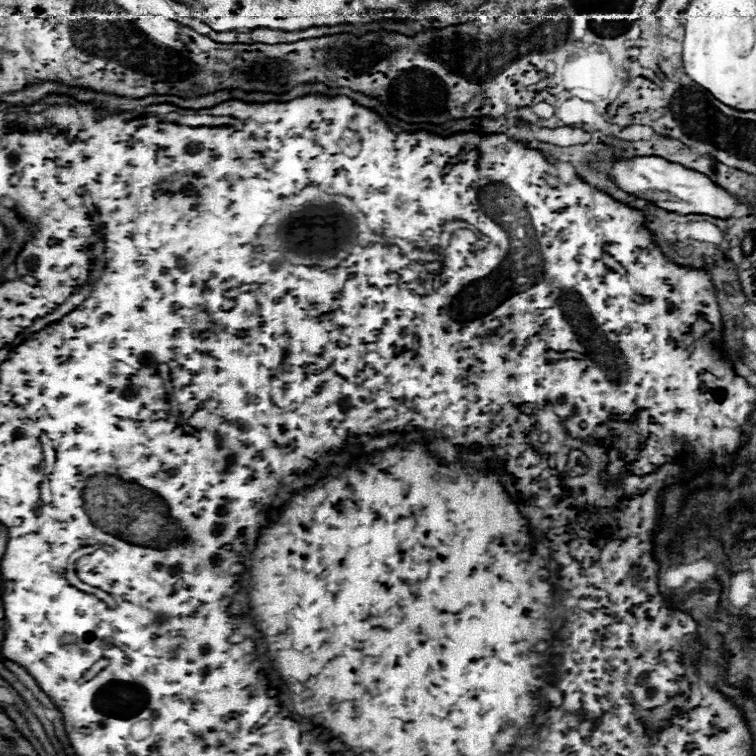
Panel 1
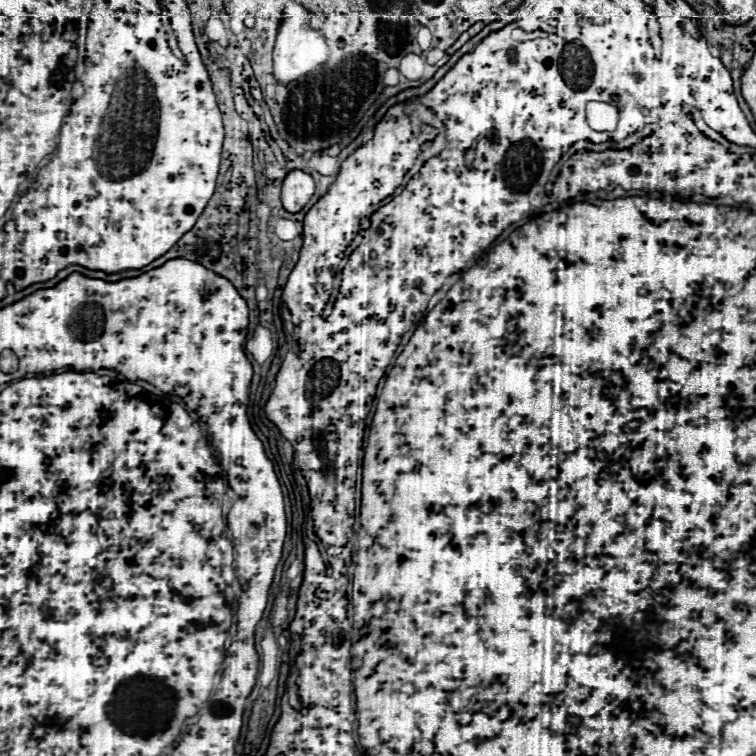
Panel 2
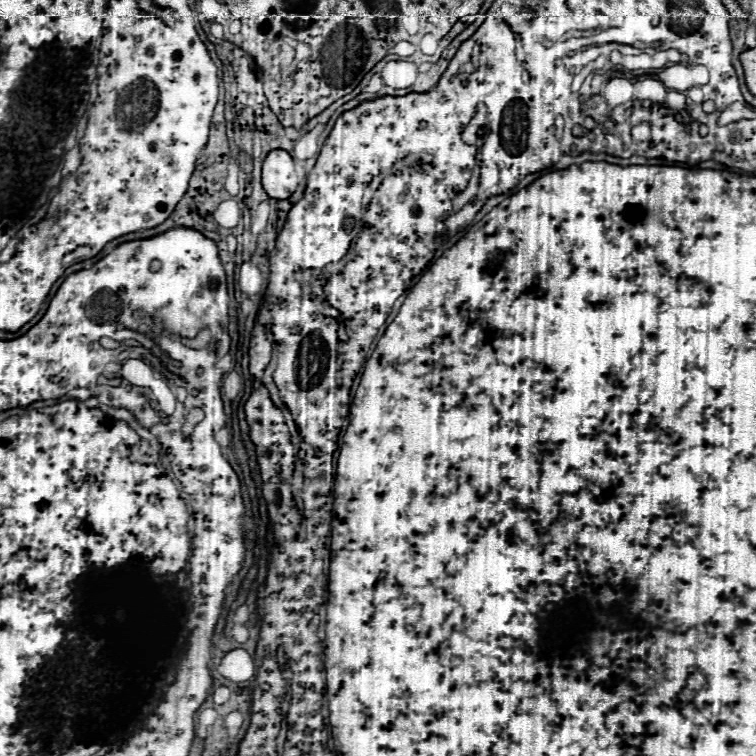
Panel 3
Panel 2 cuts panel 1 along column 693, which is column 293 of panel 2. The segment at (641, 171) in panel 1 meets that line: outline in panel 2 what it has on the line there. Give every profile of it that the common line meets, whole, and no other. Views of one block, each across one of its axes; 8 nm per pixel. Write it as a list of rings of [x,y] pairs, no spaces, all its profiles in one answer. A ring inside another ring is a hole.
[[[294,170],[284,178],[282,184],[282,204],[288,212],[300,212],[314,194],[314,180],[302,170]]]

